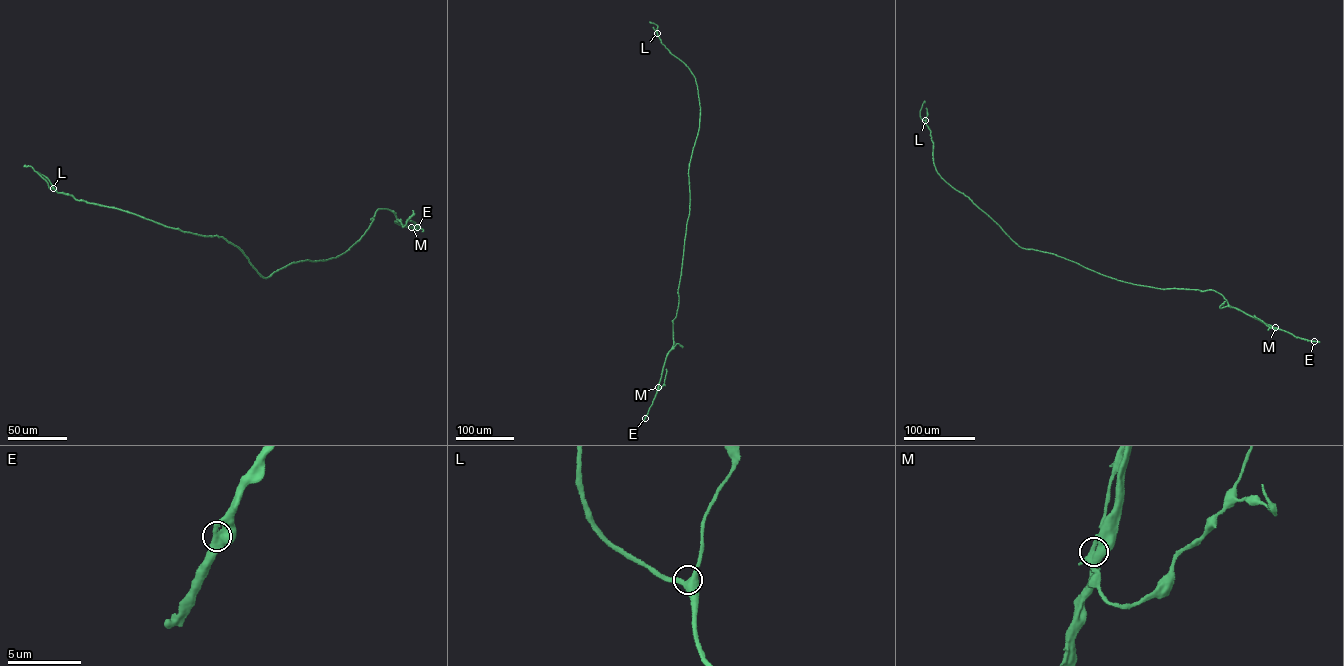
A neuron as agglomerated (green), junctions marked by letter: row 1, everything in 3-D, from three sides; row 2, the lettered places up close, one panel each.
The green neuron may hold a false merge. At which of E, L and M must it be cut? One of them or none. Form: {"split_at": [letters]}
{"split_at": ["M"]}

